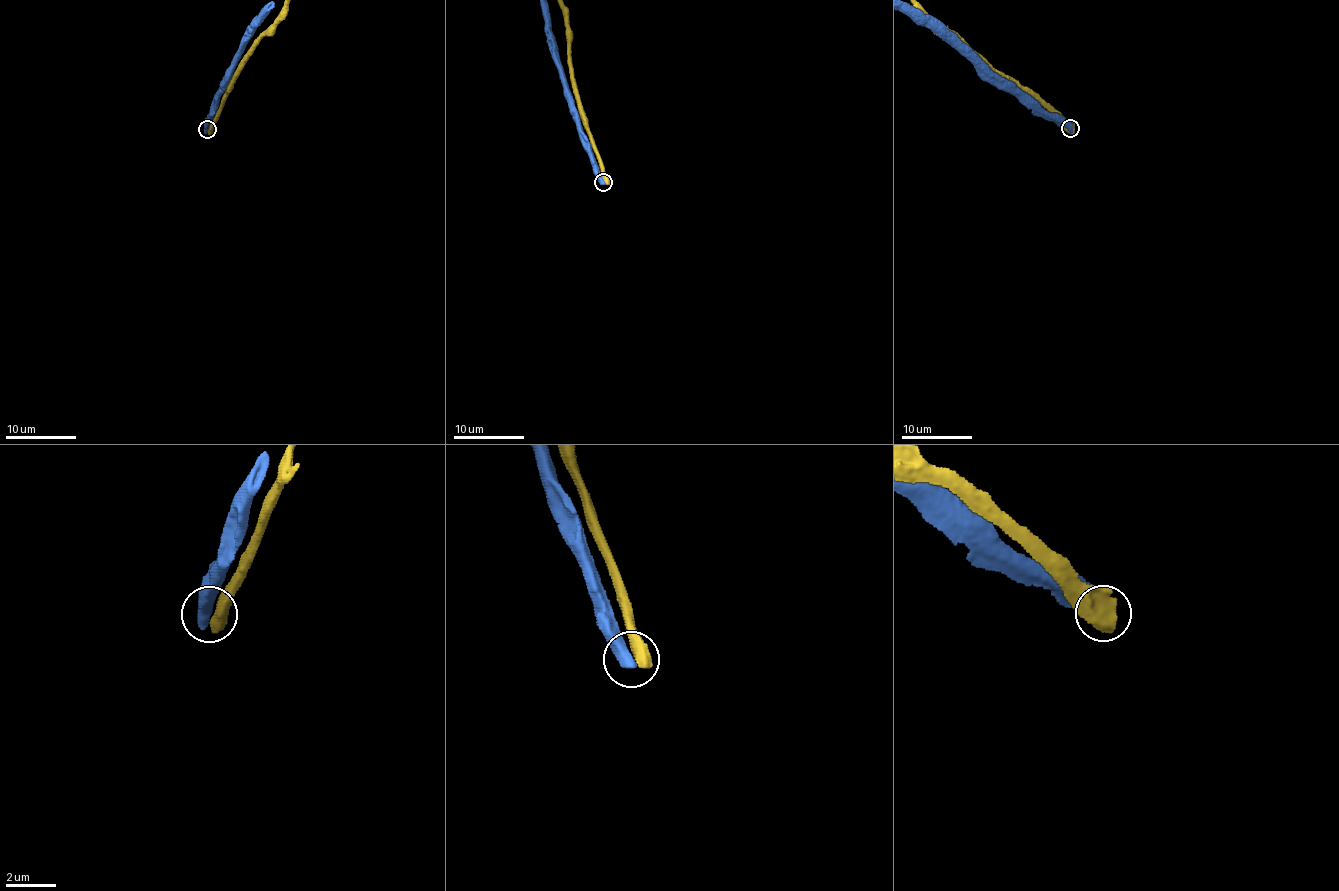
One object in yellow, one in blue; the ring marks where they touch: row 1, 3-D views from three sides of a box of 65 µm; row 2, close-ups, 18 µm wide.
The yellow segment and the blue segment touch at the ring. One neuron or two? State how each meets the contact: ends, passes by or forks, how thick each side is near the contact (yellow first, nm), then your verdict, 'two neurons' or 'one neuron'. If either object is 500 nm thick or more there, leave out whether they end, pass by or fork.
750 nm thick on the yellow side, 650 nm on the other; two neurons

